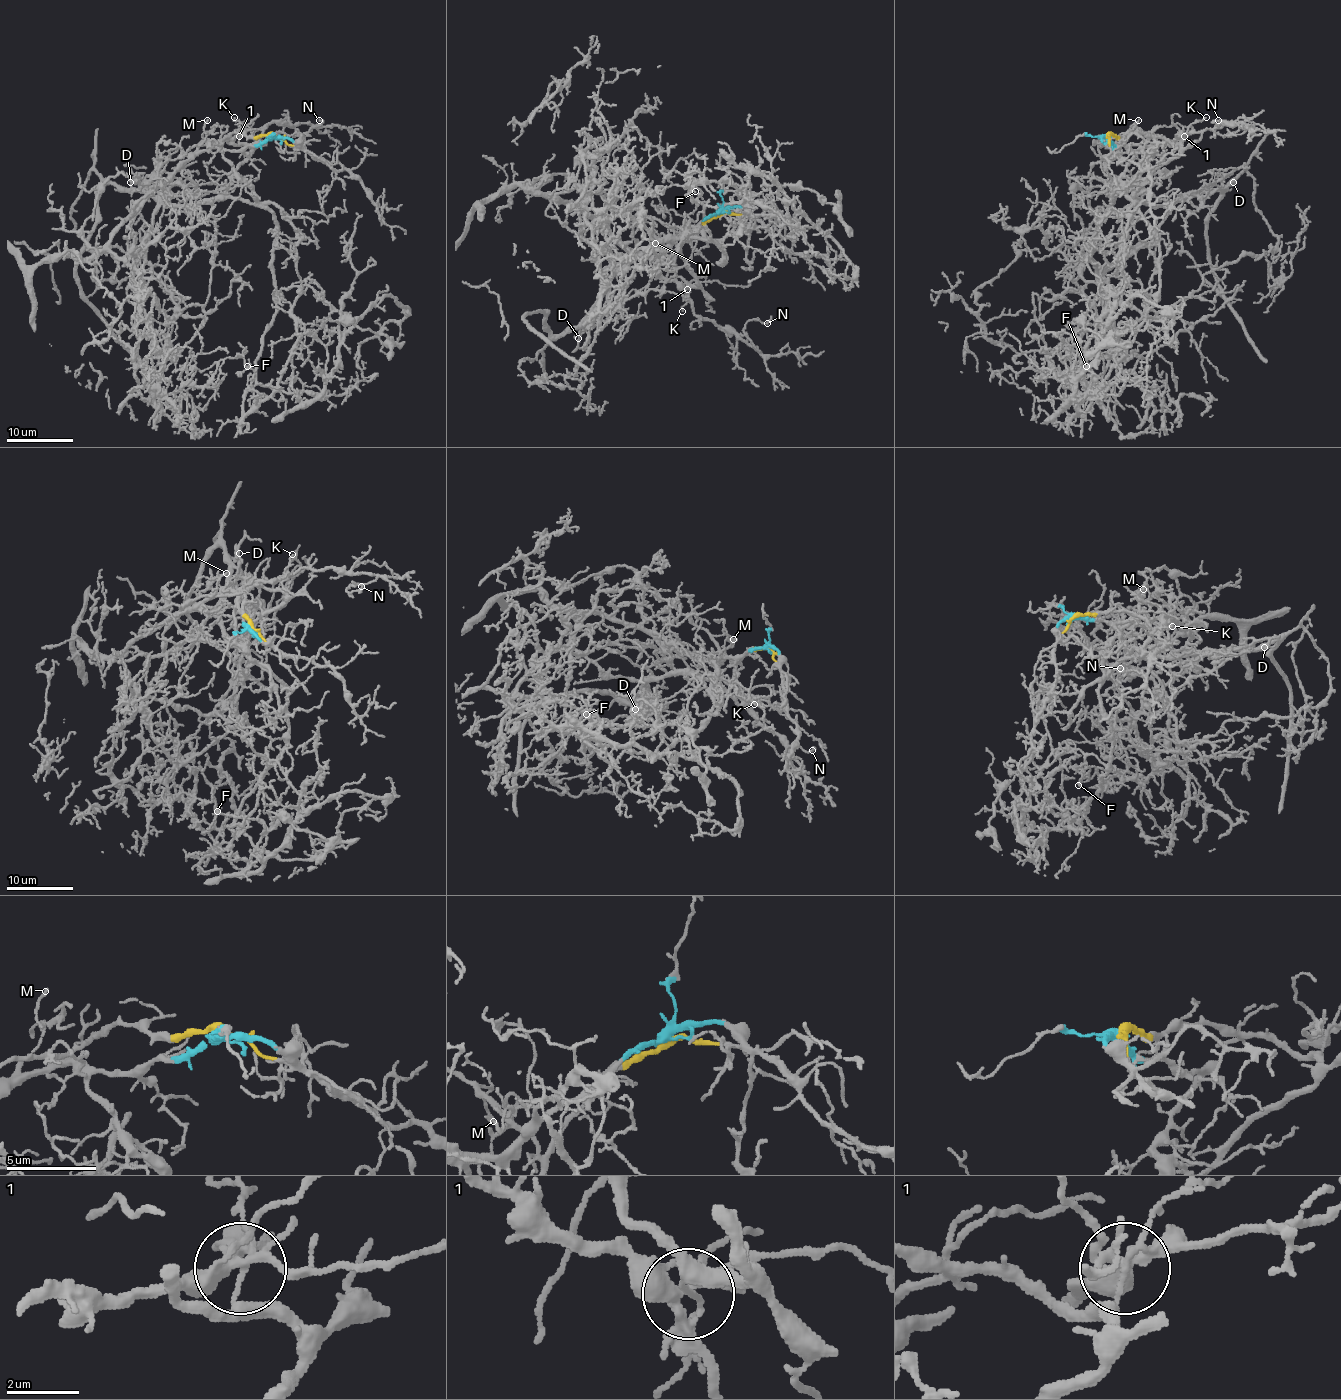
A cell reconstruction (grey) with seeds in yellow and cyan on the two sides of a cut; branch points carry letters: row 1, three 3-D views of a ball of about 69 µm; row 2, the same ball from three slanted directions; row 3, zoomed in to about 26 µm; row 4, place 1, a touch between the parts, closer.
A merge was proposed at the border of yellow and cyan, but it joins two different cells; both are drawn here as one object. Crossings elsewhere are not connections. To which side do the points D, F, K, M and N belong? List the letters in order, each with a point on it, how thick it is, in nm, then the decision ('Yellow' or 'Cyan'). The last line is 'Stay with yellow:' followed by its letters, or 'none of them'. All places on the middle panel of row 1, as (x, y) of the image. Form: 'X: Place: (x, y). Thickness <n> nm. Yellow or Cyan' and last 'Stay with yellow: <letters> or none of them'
D: Place: (578, 338). Thickness 130 nm. Yellow
F: Place: (695, 191). Thickness 150 nm. Cyan
K: Place: (682, 311). Thickness 100 nm. Yellow
M: Place: (655, 243). Thickness 140 nm. Yellow
N: Place: (767, 323). Thickness 110 nm. Cyan
Stay with yellow: D, K, M

